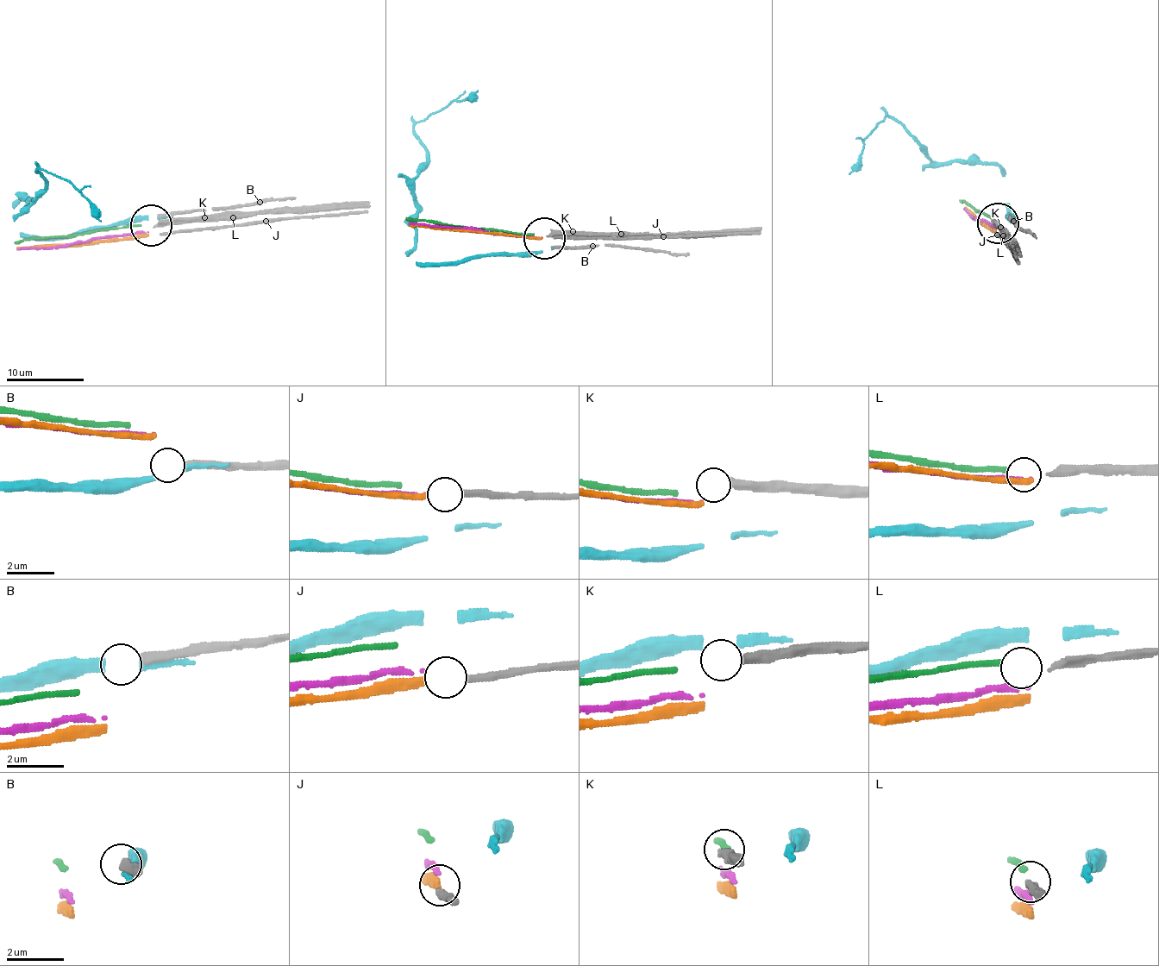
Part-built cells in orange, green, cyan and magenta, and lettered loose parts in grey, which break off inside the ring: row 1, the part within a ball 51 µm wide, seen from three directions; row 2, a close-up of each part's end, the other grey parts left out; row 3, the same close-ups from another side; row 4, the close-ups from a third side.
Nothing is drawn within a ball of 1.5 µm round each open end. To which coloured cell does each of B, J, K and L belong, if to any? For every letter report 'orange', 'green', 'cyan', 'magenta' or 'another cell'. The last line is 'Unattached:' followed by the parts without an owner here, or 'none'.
B: another cell
J: another cell
K: another cell
L: another cell
Unattached: B, J, K, L

